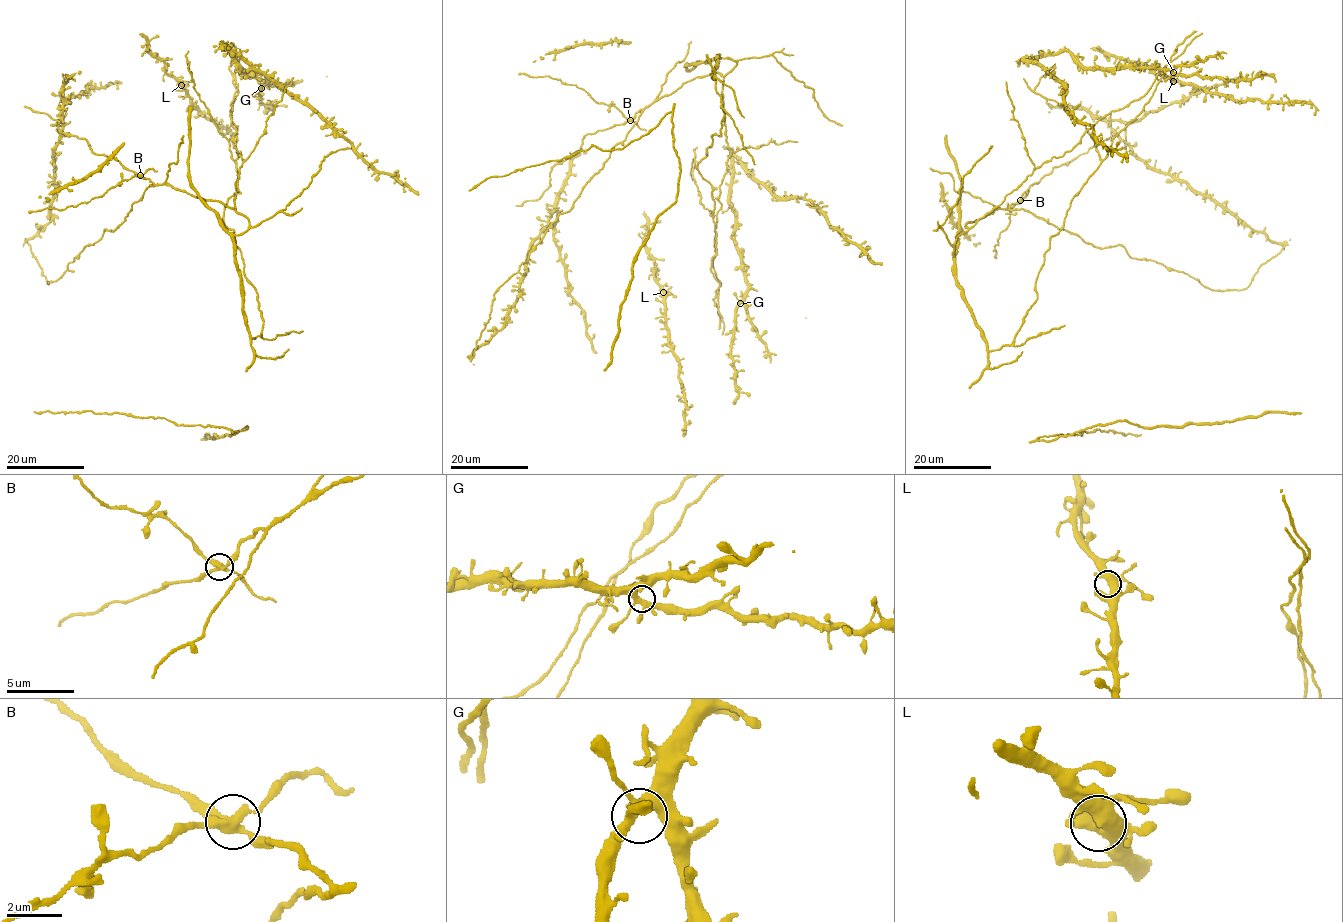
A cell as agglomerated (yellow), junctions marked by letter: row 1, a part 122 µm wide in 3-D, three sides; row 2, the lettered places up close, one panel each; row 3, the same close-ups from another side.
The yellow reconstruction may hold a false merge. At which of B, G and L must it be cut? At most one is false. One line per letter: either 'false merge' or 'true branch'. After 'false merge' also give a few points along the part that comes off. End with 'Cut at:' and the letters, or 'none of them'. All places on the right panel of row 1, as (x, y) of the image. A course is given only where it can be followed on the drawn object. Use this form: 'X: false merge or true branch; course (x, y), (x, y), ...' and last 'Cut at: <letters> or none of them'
B: false merge; course (1021, 200), (1010, 209), (1010, 221), (997, 239), (998, 243), (993, 251), (995, 257)
G: true branch
L: true branch
Cut at: B

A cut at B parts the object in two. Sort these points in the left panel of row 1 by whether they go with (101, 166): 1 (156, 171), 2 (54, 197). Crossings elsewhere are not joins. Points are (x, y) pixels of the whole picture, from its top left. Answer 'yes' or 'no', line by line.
1: no
2: yes

